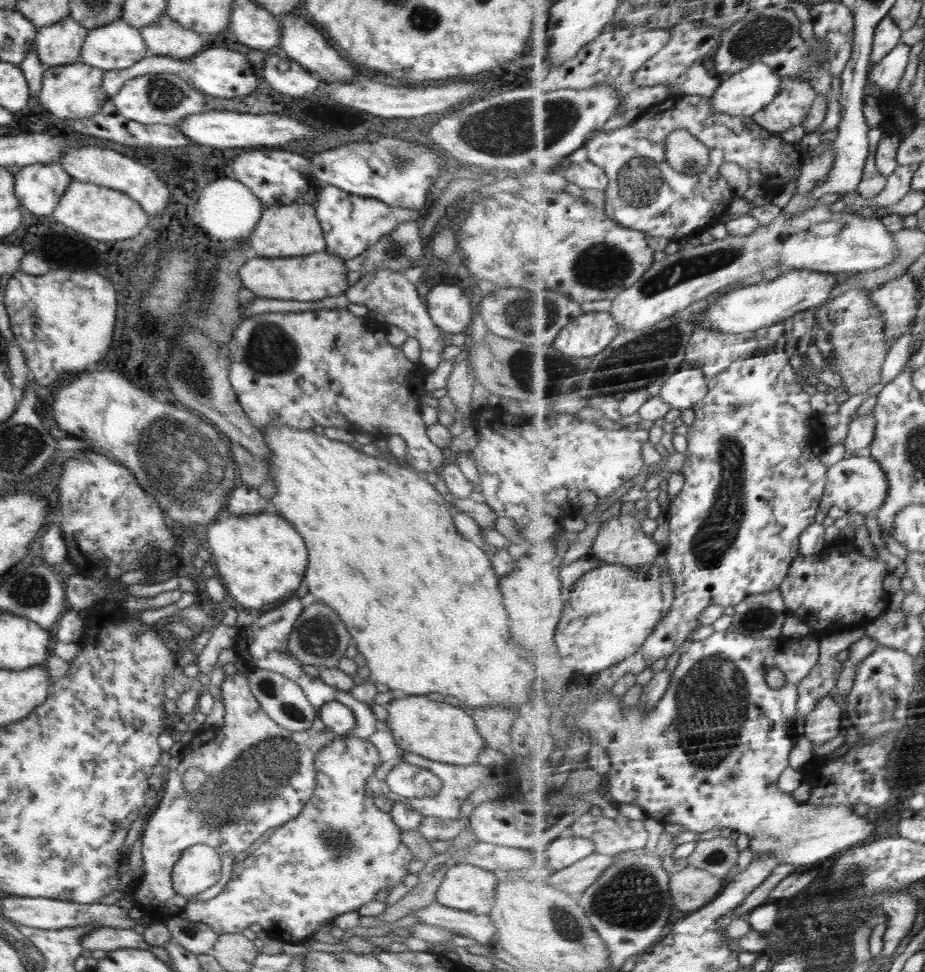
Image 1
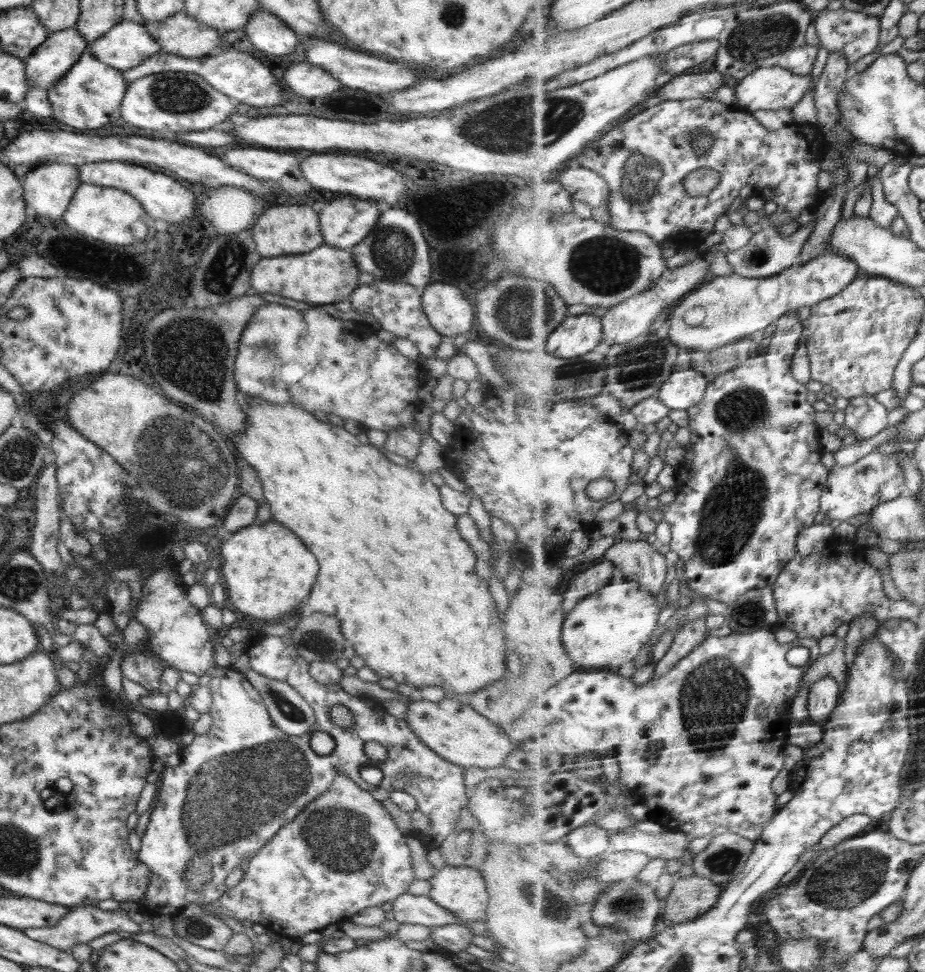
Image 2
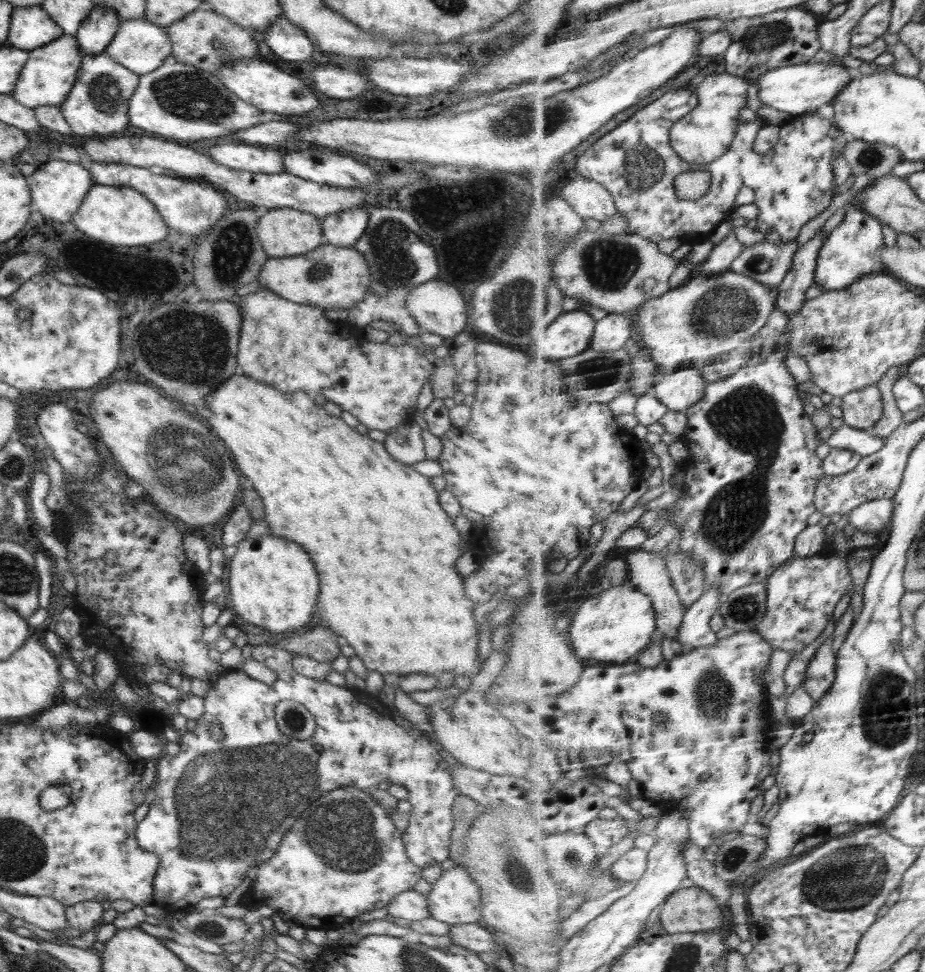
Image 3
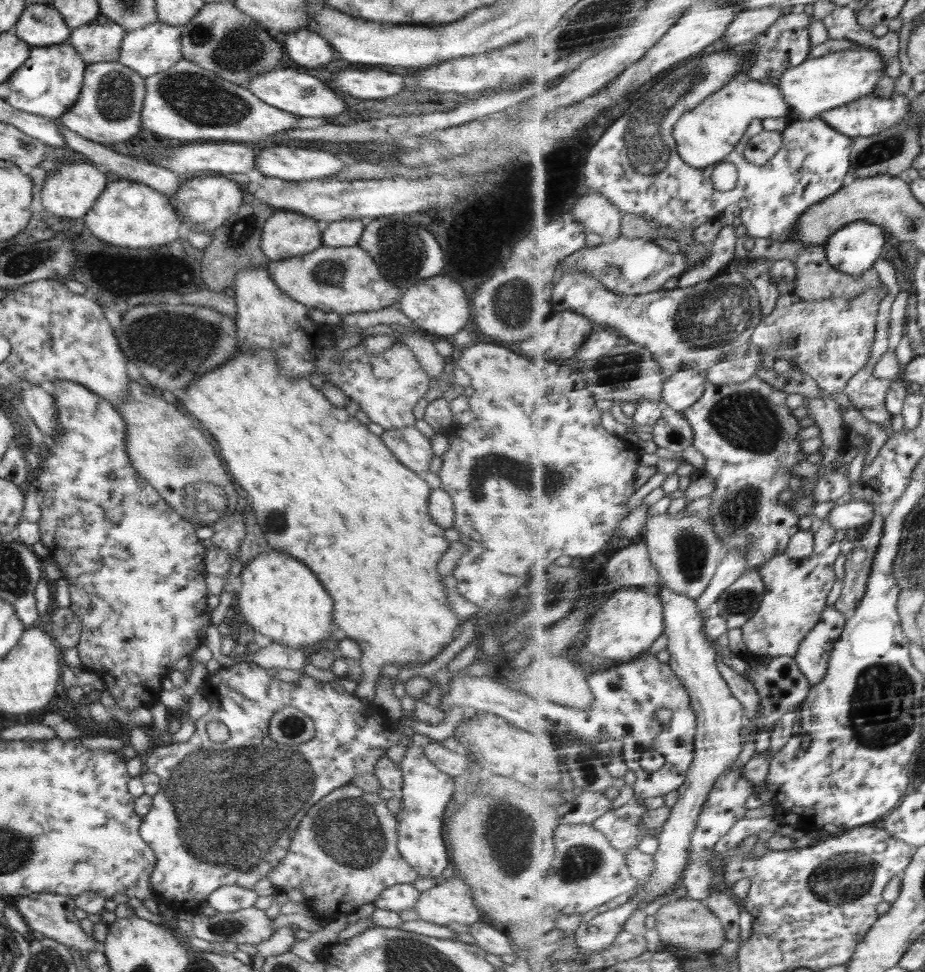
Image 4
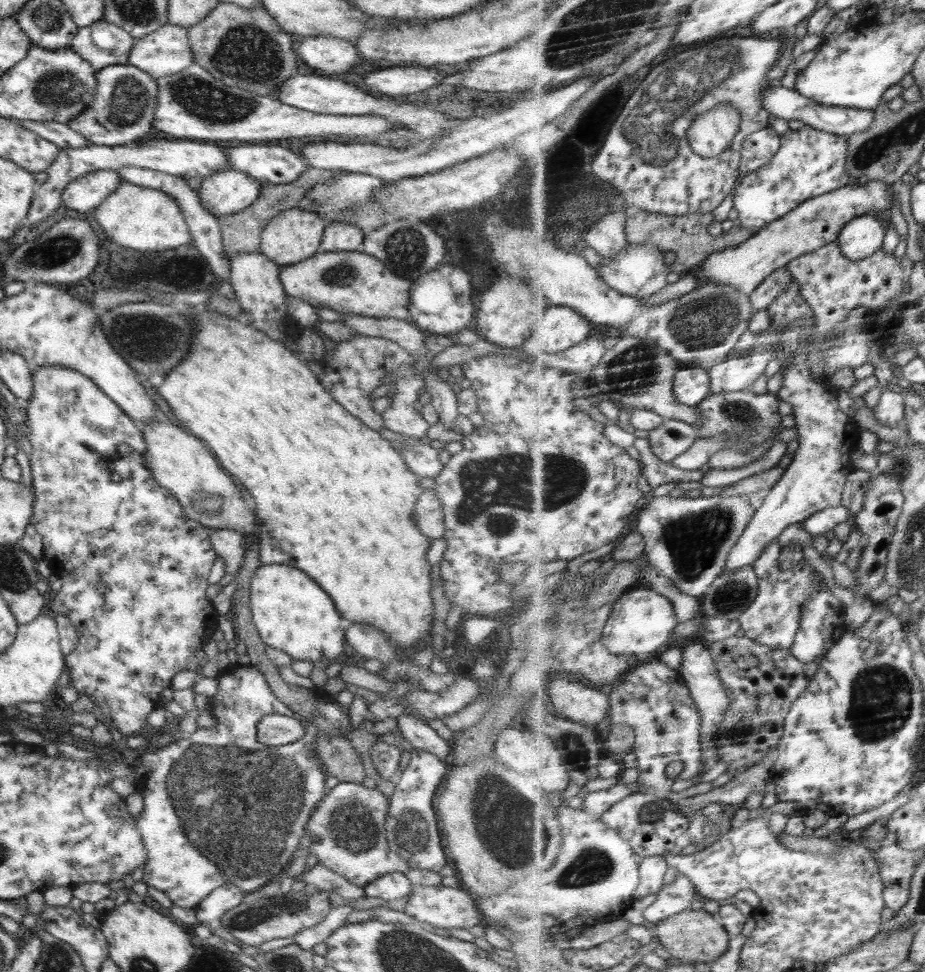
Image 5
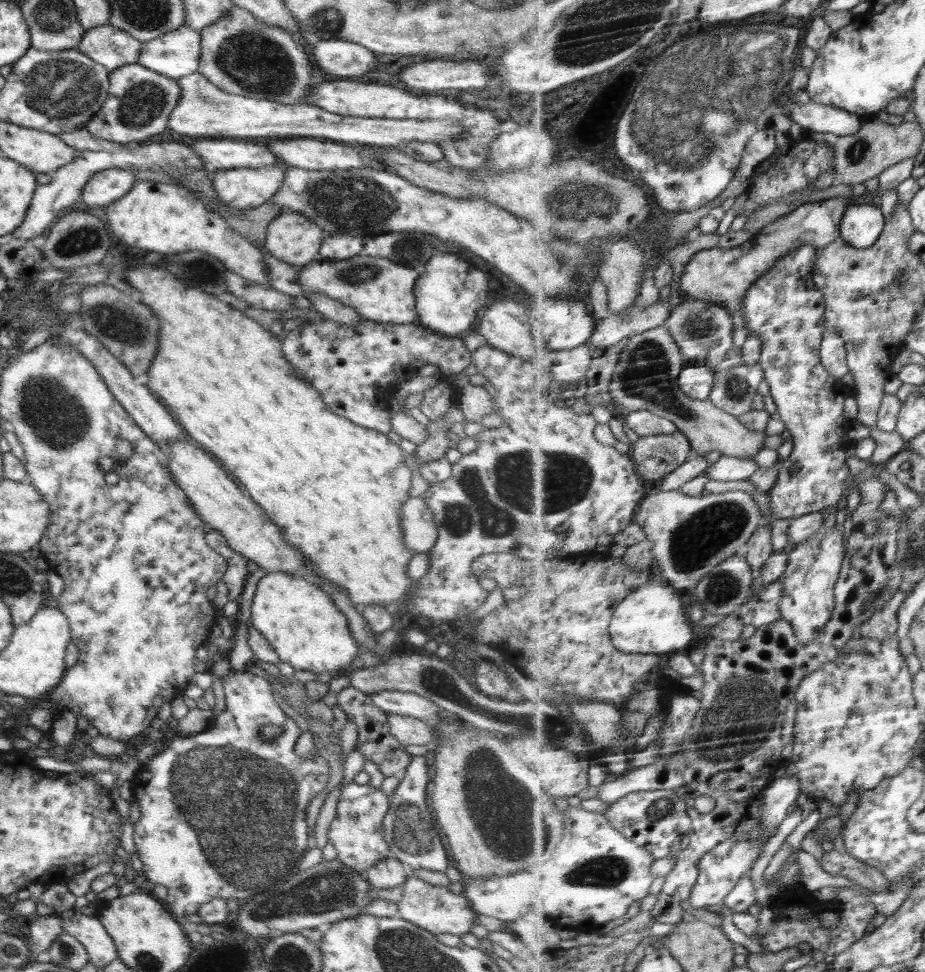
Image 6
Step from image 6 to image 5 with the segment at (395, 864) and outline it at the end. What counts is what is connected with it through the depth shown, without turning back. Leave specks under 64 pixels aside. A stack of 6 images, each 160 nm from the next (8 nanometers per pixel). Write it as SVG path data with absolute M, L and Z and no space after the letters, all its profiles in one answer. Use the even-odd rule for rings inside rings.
M401 872L386 873L369 882L364 889L364 896L369 901L371 898L382 900L398 900L410 894L413 884Z

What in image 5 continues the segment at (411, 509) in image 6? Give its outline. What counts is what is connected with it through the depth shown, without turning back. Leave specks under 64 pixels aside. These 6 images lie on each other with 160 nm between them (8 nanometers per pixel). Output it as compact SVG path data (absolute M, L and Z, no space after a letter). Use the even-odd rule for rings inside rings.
M425 490L418 498L414 511L420 533L432 540L443 538L446 532L444 525L446 511L448 510L440 503L434 490Z

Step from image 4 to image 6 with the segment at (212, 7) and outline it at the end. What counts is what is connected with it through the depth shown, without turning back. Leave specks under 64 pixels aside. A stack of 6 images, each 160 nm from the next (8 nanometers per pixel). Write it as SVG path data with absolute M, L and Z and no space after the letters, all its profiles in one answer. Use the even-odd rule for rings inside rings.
M232 6L222 18L200 32L200 74L220 90L248 98L264 98L284 104L305 104L312 84L312 62L304 48L294 42L290 33L278 26L270 26L254 18L248 10Z

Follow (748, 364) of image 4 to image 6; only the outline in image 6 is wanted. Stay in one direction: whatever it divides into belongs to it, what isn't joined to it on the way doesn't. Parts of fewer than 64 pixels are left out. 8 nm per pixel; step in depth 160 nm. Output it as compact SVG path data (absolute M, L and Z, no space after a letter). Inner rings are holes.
M760 362L756 366L741 363L726 373L716 373L715 389L710 400L737 417L745 417L754 410L758 386L766 376Z

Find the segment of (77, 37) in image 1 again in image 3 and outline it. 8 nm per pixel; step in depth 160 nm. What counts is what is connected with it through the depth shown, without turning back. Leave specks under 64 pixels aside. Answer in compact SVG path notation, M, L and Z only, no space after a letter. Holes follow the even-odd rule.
M62 34L48 45L40 46L28 53L28 60L24 63L20 76L9 94L16 102L28 108L34 109L39 106L60 108L73 87L84 55L78 47L75 36Z

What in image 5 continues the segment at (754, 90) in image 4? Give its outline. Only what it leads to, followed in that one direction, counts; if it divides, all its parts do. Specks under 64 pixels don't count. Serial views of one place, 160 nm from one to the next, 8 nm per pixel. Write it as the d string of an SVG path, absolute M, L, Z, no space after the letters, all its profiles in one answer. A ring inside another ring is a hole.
M780 83L772 84L763 94L764 106L774 115L786 120L799 120L820 130L831 131L834 134L850 136L864 133L874 124L876 111L871 108L849 108L842 106L823 105L804 96L795 89L782 87ZM725 102L696 118L695 126L688 133L689 141L700 156L718 156L731 147L740 126L741 110L731 102Z

